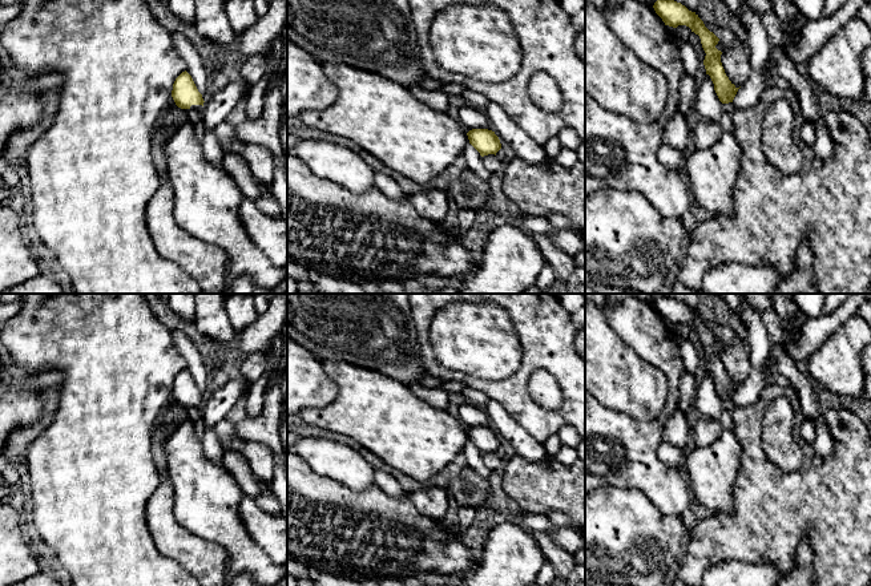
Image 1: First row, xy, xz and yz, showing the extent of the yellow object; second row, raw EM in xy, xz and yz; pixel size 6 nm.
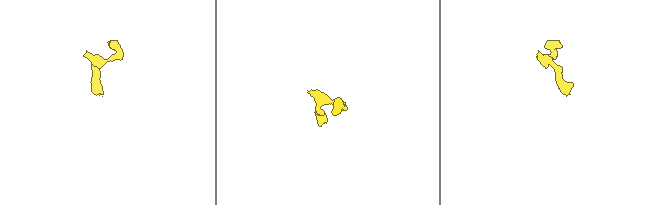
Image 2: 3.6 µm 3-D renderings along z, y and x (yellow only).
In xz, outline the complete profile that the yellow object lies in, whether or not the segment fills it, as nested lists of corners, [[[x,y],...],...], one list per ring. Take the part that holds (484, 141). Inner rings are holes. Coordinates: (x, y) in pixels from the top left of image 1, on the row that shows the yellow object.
[[[472,129],[467,133],[469,144],[481,157],[495,154],[501,149],[501,144],[495,132],[488,129]]]

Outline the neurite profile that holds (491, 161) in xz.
[[[495,154],[484,155],[483,163],[489,171],[500,171],[504,167],[503,161],[500,161]]]

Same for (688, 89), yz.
[[[685,72],[680,84],[680,106],[678,110],[686,116],[695,105],[697,85],[694,77]]]

